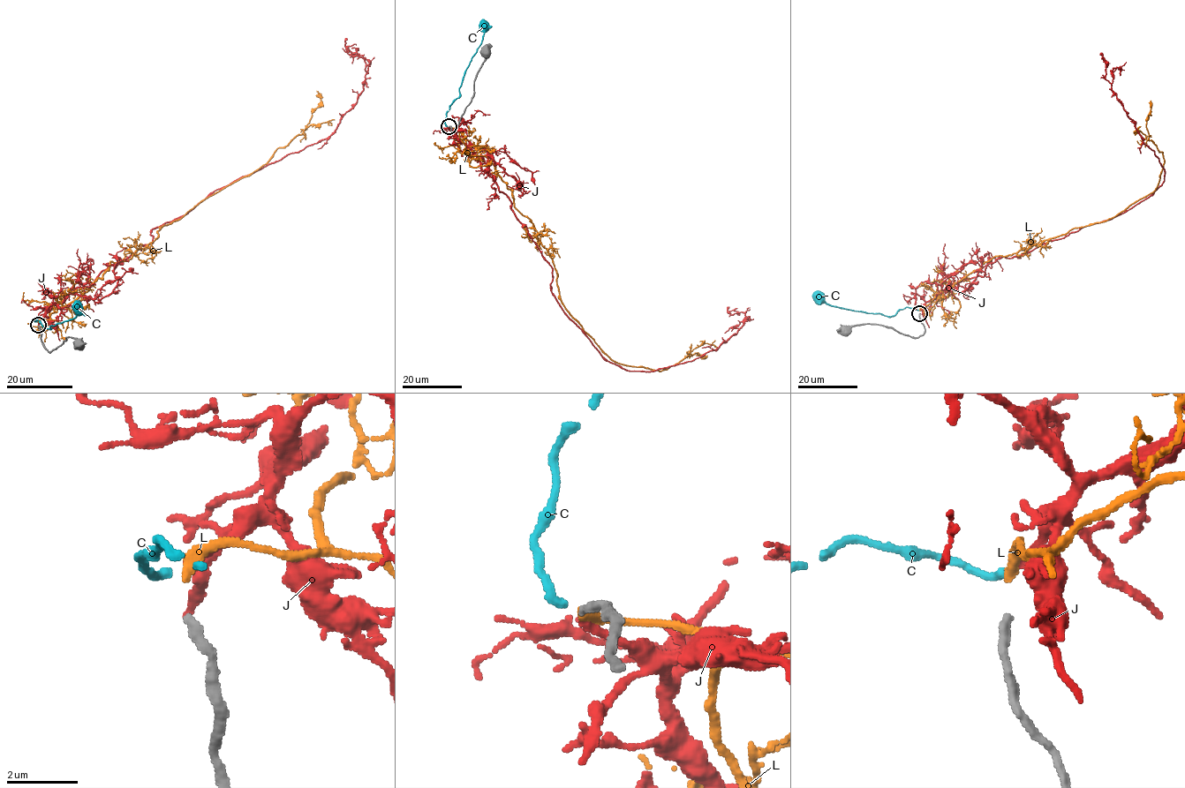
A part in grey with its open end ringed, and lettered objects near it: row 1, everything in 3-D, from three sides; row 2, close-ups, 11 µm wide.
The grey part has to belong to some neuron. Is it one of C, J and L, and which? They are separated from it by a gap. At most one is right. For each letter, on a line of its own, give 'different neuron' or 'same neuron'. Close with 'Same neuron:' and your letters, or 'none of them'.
C: different neuron
J: different neuron
L: different neuron
Same neuron: none of them

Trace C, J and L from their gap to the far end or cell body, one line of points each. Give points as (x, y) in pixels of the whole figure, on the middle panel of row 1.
C: (447, 126), (444, 121), (446, 113), (459, 94), (464, 71), (480, 44), (486, 26)
J: (449, 128), (607, 361), (652, 371), (704, 356), (743, 324), (728, 307)
L: (449, 127), (493, 164), (552, 260), (565, 309), (610, 358), (659, 371), (701, 357)

